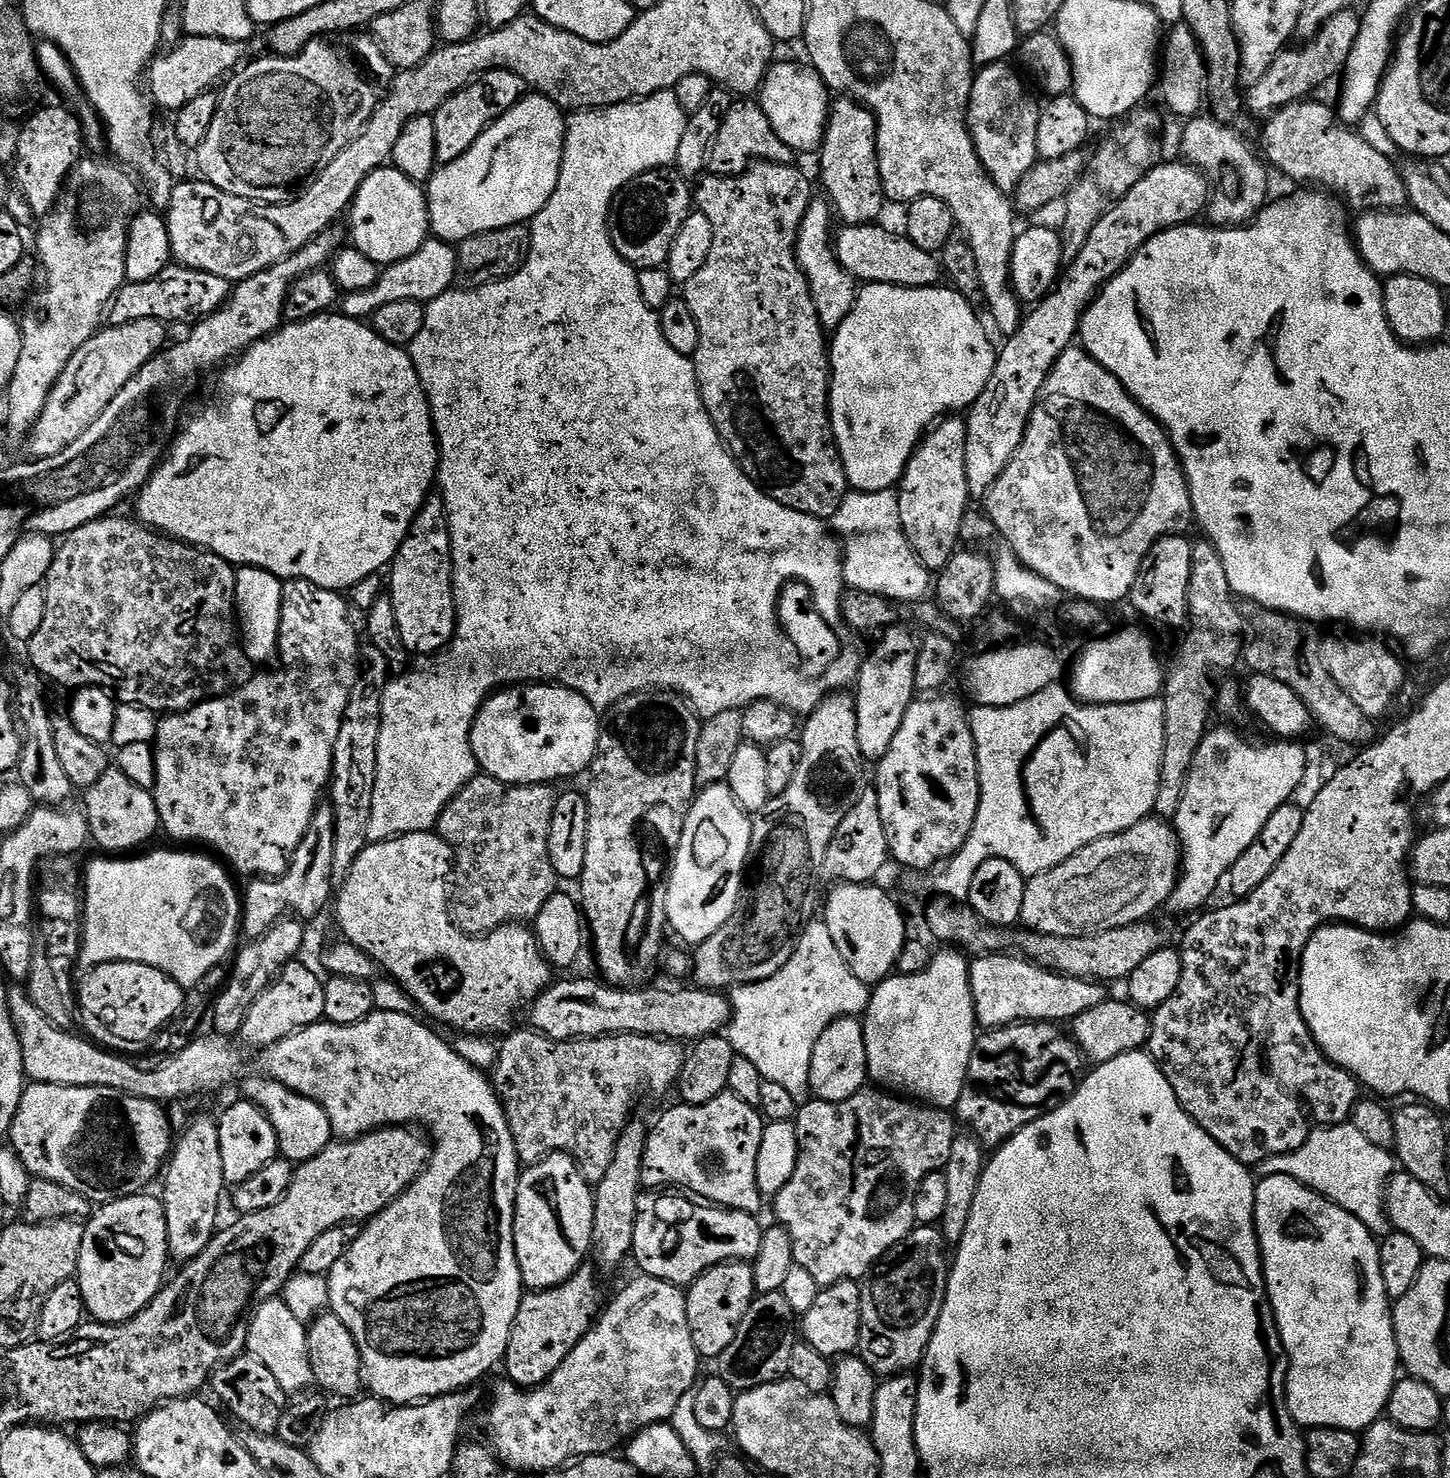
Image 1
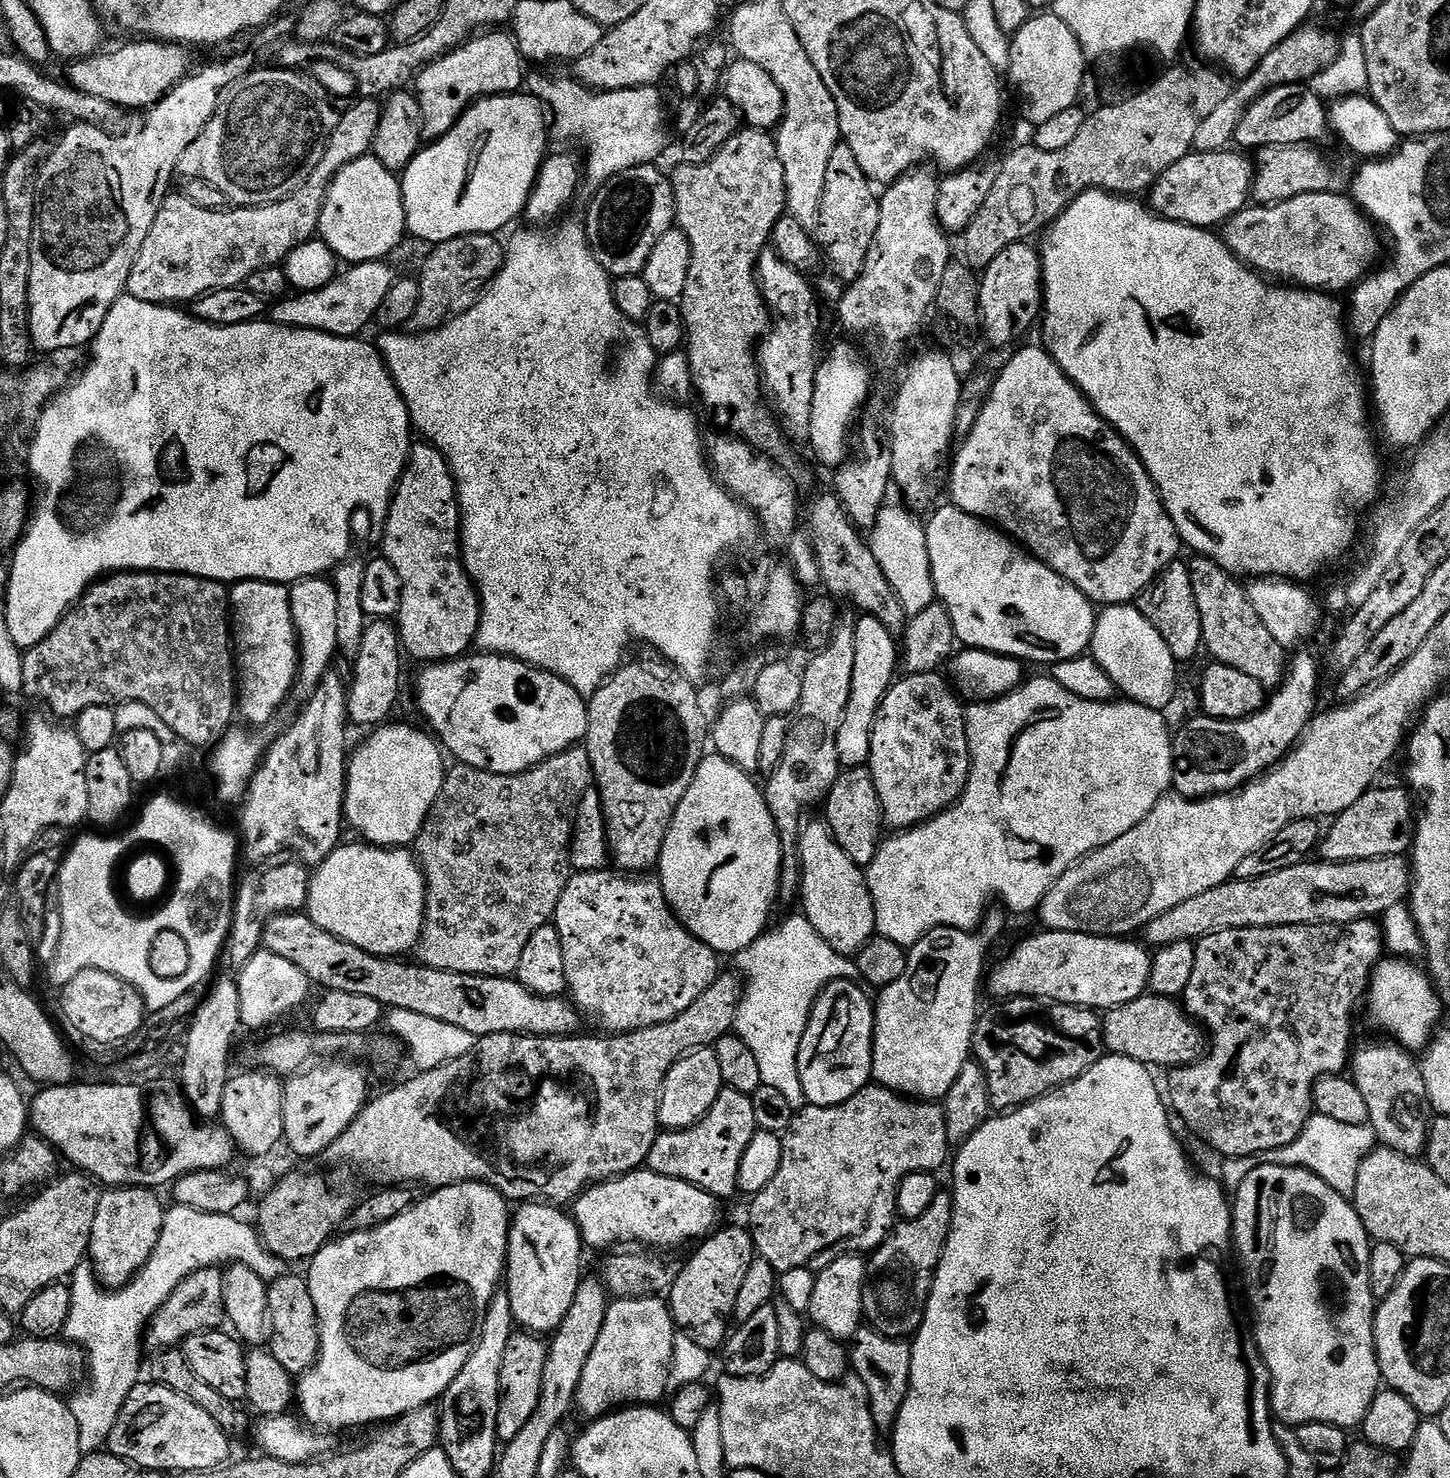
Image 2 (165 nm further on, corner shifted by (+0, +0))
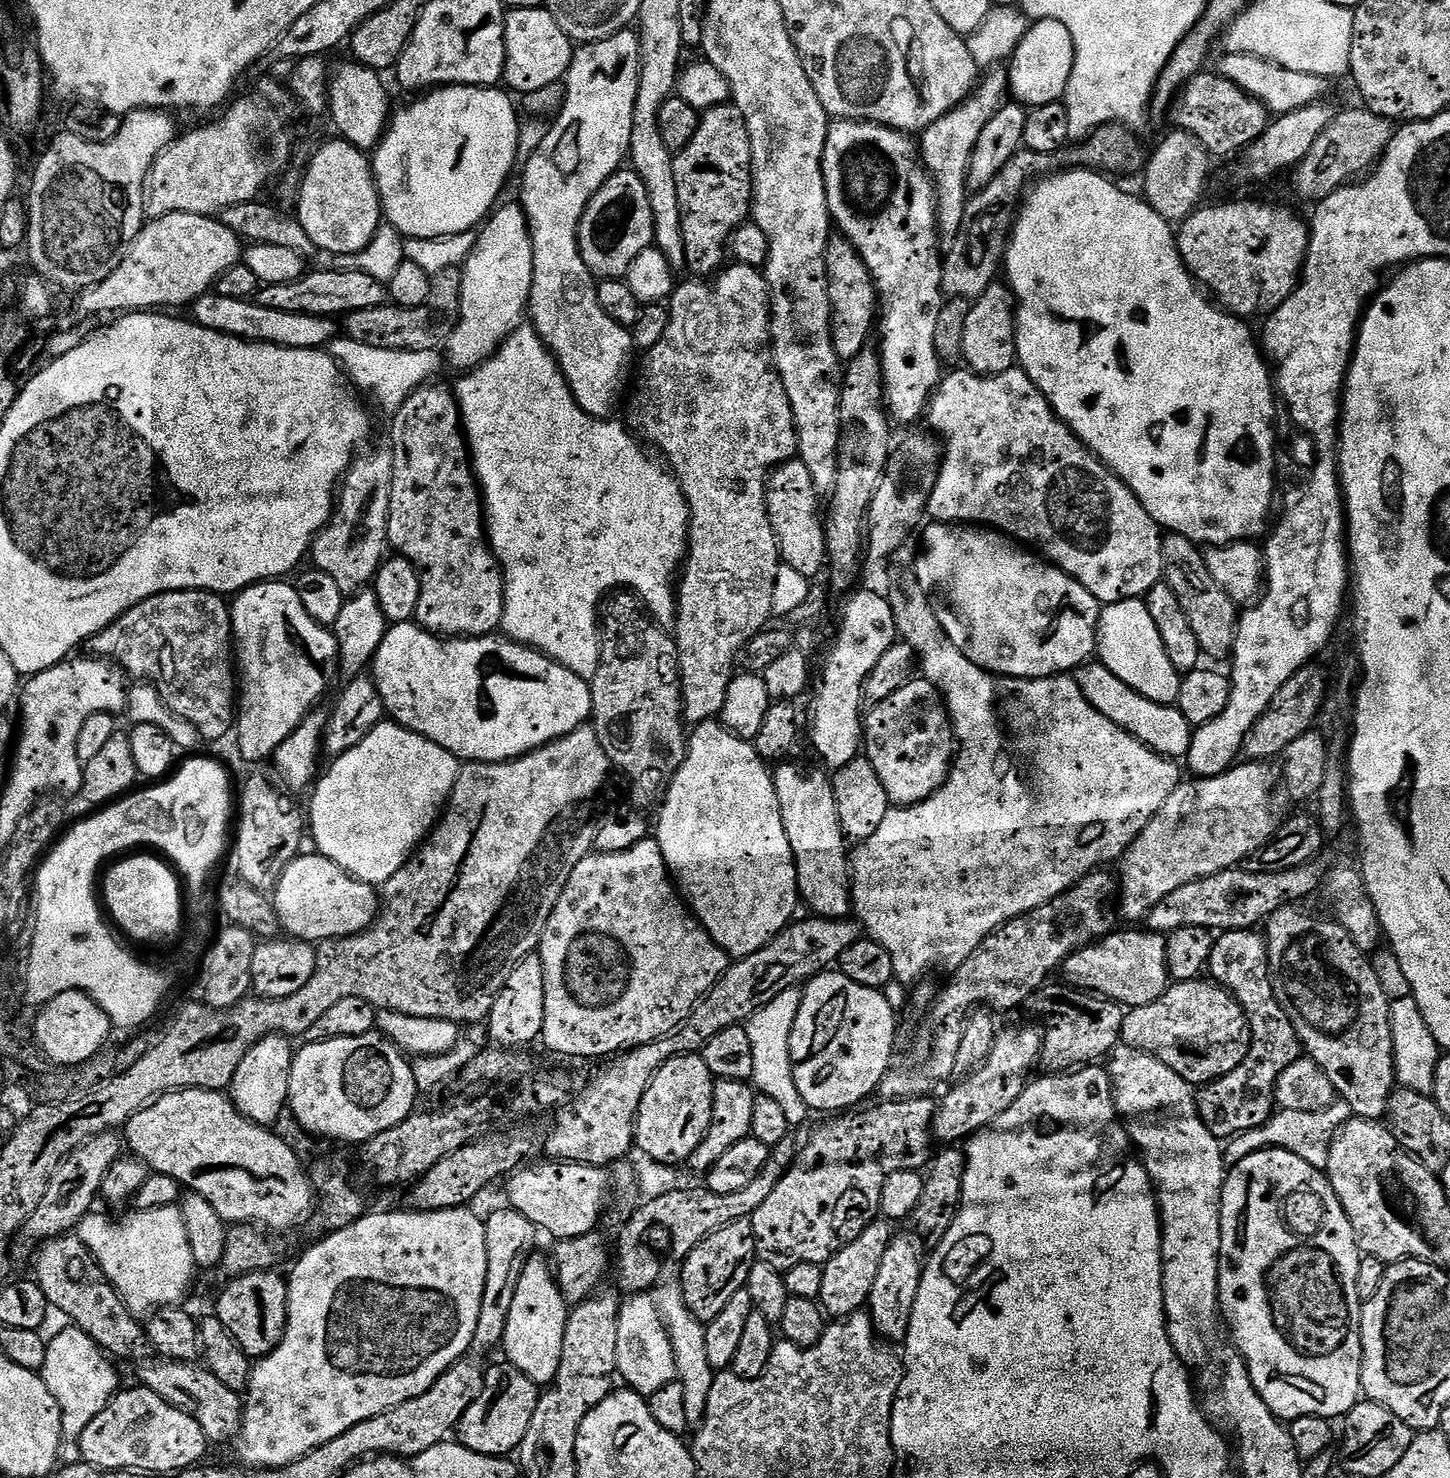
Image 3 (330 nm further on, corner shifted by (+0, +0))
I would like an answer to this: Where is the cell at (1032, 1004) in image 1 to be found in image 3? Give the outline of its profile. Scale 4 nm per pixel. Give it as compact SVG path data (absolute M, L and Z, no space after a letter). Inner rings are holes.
M1116 932L1087 944L1067 956L1062 973L1069 985L1077 990L1104 996L1125 1009L1146 1006L1164 996L1170 986L1166 966L1166 939L1159 932Z

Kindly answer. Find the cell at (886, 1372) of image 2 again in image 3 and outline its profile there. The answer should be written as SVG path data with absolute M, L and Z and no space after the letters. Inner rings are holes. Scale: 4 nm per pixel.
M897 1231L890 1246L886 1246L886 1255L882 1258L874 1290L870 1290L870 1298L866 1305L877 1337L888 1342L903 1342L910 1330L910 1314L914 1314L914 1302L918 1298L918 1286L922 1282L926 1263L924 1242L915 1233L908 1232Z

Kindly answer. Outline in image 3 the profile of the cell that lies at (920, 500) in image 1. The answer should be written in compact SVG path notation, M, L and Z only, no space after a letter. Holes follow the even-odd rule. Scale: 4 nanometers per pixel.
M839 119L829 125L822 168L831 221L859 252L876 286L881 334L878 353L889 417L896 424L912 424L919 418L921 421L944 374L934 346L934 331L946 298L942 290L942 254L933 179L921 162L919 145L911 135L868 121Z

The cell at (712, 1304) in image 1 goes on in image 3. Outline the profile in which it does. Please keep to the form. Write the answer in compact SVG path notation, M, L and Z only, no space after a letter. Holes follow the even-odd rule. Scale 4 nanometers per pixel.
M751 1219L730 1222L730 1226L722 1226L714 1230L682 1262L684 1268L678 1277L678 1283L686 1306L694 1318L698 1318L700 1323L707 1326L718 1314L722 1314L722 1309L738 1290L746 1287L750 1278L750 1270L757 1262L756 1243L754 1242L754 1226Z

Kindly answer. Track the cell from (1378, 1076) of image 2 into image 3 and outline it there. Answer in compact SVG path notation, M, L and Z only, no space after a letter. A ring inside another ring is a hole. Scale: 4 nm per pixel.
M1289 906L1280 908L1275 914L1268 917L1266 921L1266 939L1268 941L1268 969L1272 975L1272 985L1274 986L1274 994L1278 998L1278 1002L1282 1006L1282 1010L1286 1010L1286 1018L1290 1018L1290 1022L1294 1026L1294 1030L1298 1034L1303 1051L1306 1053L1307 1059L1313 1060L1318 1066L1322 1066L1322 1070L1326 1070L1326 1078L1330 1078L1330 1082L1334 1082L1334 1090L1337 1097L1345 1100L1350 1106L1353 1117L1362 1120L1379 1120L1383 1121L1388 1114L1388 1103L1392 1097L1396 1083L1396 1067L1394 1066L1394 1042L1392 1041L1392 1027L1390 1026L1390 1010L1392 1005L1388 995L1382 990L1382 986L1378 982L1378 974L1374 974L1372 969L1372 961L1354 942L1354 938L1345 930L1335 919L1319 920L1316 916L1311 916L1308 912L1299 912L1299 907Z

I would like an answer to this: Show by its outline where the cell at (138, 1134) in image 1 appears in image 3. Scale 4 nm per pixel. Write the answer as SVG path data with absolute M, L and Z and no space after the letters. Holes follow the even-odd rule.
M181 1088L179 1092L166 1092L156 1097L147 1108L141 1112L133 1112L128 1117L126 1127L123 1129L122 1136L132 1147L131 1155L137 1160L144 1161L152 1172L161 1172L170 1178L174 1178L185 1189L202 1194L202 1198L206 1198L206 1202L210 1202L210 1206L214 1206L214 1210L218 1210L218 1214L229 1225L234 1224L250 1224L253 1226L263 1226L265 1229L273 1228L276 1232L284 1232L287 1228L296 1228L299 1224L304 1224L308 1220L308 1215L314 1212L314 1189L312 1181L306 1168L300 1165L300 1160L296 1157L296 1152L283 1140L280 1136L275 1136L271 1127L255 1124L244 1117L234 1105L231 1099L224 1092L207 1092L201 1088Z

